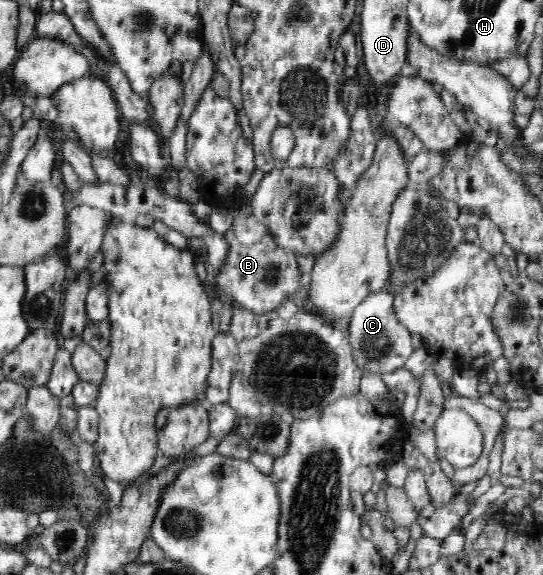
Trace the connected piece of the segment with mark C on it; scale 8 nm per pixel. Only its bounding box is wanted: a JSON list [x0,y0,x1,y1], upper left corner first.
[346,286,415,377]

